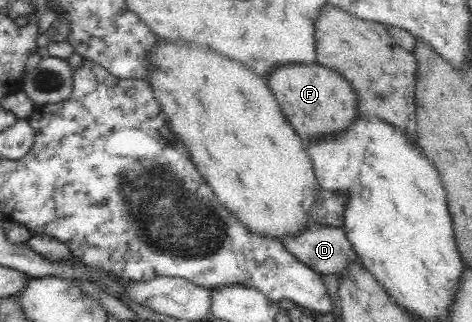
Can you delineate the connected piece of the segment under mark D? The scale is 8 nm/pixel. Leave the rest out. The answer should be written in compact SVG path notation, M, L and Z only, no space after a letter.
M310 222L296 237L285 237L280 240L286 251L292 254L301 264L308 266L316 273L340 274L347 270L347 265L357 261L352 245L343 232L342 227L330 228Z

